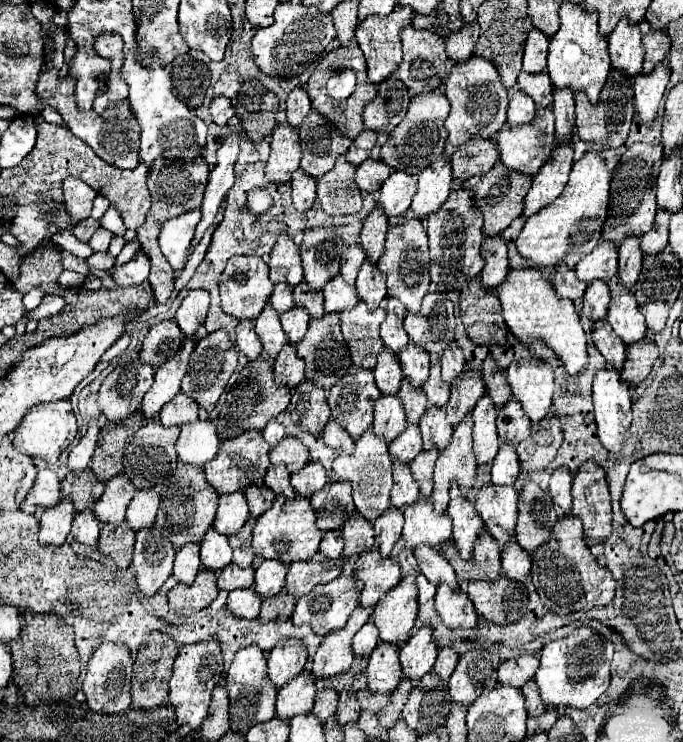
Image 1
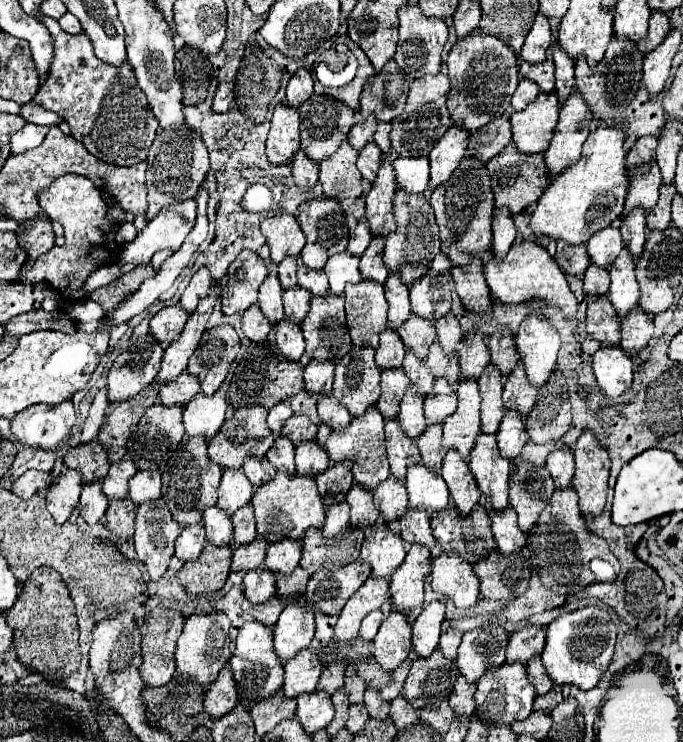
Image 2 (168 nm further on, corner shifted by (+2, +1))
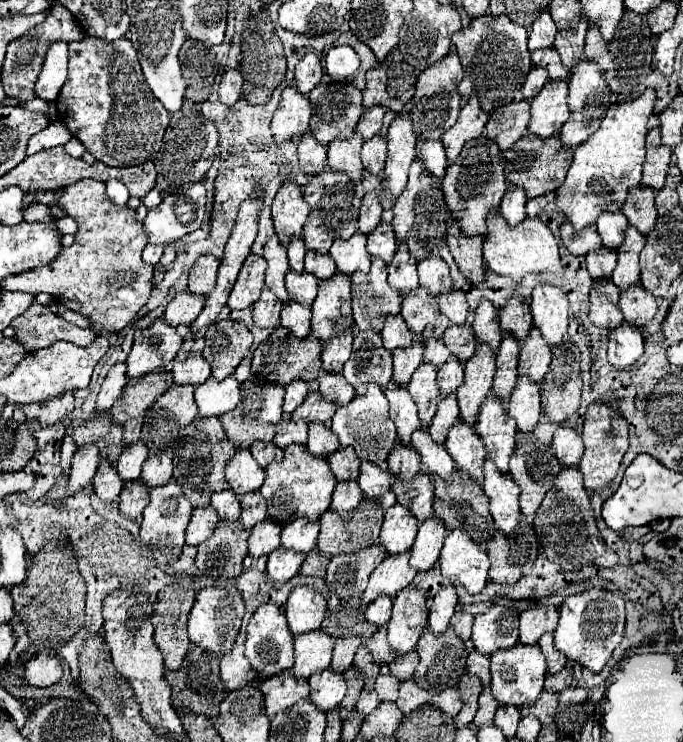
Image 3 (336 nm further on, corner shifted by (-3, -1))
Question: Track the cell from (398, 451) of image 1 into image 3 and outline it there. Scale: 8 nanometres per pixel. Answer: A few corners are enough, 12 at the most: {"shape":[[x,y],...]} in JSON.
{"shape":[[421,365],[407,385],[421,425],[431,419],[441,401],[437,369]]}

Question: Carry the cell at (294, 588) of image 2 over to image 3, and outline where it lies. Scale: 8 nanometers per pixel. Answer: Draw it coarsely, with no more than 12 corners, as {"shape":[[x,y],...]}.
{"shape":[[317,549],[305,555],[299,575],[321,579],[329,557]]}

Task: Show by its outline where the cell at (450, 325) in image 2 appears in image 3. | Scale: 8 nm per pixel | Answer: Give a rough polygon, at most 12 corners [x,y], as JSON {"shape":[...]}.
{"shape":[[461,291],[439,297],[439,309],[457,327],[469,305]]}

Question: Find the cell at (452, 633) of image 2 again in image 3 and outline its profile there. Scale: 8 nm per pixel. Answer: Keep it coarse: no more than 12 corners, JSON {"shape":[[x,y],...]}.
{"shape":[[457,611],[451,619],[455,633],[469,641],[473,615]]}

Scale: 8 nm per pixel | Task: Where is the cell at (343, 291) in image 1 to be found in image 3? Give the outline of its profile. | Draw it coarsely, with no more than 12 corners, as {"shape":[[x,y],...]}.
{"shape":[[367,237],[335,241],[329,255],[339,273],[369,273]]}

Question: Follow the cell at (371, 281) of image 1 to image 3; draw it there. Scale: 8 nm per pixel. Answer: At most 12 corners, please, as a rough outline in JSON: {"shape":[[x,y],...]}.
{"shape":[[391,223],[367,237],[367,253],[393,261],[397,241]]}

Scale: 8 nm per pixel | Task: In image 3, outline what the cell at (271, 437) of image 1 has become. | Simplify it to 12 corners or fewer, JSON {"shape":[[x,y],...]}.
{"shape":[[295,381],[287,387],[283,413],[291,415],[307,397],[309,385]]}

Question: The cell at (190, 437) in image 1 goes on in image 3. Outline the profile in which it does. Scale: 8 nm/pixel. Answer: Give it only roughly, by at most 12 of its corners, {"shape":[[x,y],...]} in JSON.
{"shape":[[209,377],[195,389],[199,417],[221,417],[239,401],[239,383]]}

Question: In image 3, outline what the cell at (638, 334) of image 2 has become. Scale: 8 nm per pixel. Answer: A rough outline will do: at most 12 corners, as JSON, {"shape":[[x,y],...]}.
{"shape":[[643,287],[621,293],[619,309],[629,325],[655,319],[657,301]]}

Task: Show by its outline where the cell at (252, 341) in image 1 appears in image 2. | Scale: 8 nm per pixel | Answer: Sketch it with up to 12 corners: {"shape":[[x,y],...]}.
{"shape":[[258,303],[244,311],[242,331],[254,343],[264,341],[272,323]]}

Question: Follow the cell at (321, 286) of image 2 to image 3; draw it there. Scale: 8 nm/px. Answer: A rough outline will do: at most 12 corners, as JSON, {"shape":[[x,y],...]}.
{"shape":[[321,253],[305,255],[305,271],[317,279],[335,275],[335,261]]}

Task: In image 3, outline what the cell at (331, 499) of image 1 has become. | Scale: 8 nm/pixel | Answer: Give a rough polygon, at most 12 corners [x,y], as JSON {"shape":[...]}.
{"shape":[[339,449],[327,463],[339,483],[359,479],[355,449]]}

